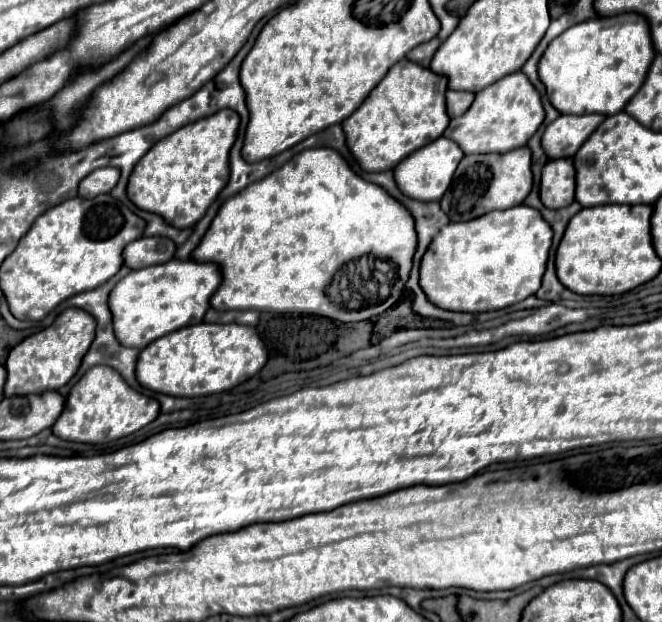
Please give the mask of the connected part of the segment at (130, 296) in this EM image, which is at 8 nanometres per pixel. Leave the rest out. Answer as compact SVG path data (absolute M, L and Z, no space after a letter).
M172 259L162 265L150 265L128 273L110 293L110 311L114 315L114 333L126 347L148 347L154 339L176 329L202 323L210 309L210 297L222 283L222 269L212 261Z

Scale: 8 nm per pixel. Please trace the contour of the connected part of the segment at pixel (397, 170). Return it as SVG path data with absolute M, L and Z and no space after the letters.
M440 137L438 141L424 145L422 149L414 151L410 157L400 161L394 167L394 177L404 195L420 199L420 201L438 201L442 197L442 193L446 193L446 189L452 181L454 169L458 167L462 157L464 157L464 151L460 149L460 145L456 141L452 141L448 137Z

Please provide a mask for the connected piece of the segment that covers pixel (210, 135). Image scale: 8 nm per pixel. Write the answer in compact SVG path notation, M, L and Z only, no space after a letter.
M222 109L214 117L194 121L164 137L138 161L128 181L128 197L144 211L158 213L176 229L194 227L230 181L230 149L236 143L240 115Z

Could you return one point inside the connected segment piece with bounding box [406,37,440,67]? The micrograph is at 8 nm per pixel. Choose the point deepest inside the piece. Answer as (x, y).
(423, 55)

